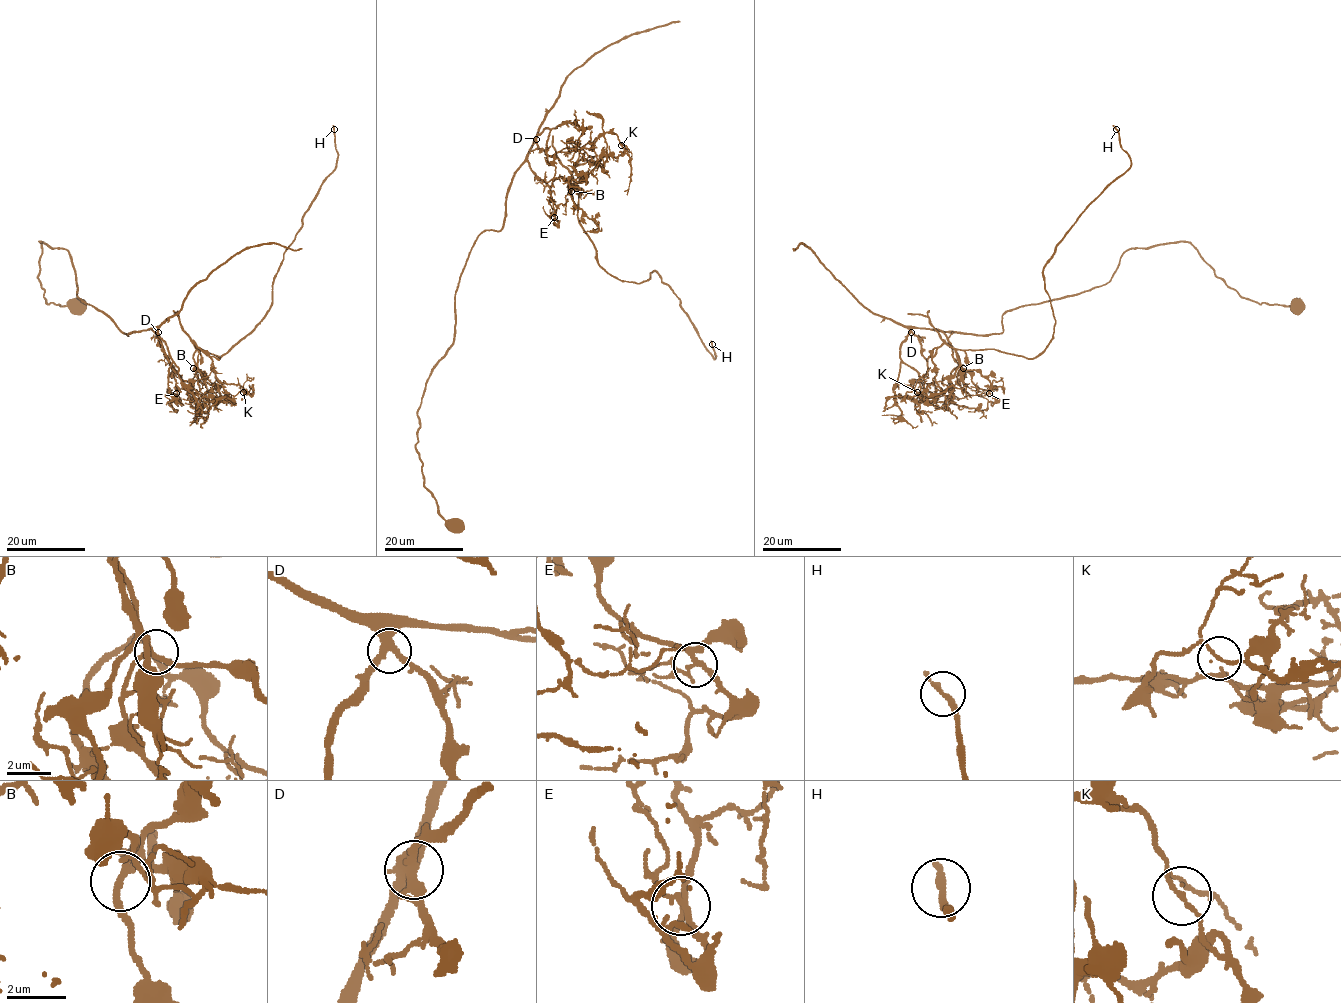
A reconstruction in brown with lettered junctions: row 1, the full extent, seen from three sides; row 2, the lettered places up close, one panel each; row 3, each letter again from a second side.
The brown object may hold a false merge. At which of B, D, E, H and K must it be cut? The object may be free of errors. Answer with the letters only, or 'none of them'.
K

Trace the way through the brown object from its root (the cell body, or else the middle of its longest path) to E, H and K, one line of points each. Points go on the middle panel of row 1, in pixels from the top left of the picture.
E: (455, 523), (415, 444), (459, 279), (526, 161), (554, 217)
H: (455, 523), (417, 412), (526, 161), (556, 205), (578, 185), (608, 273), (655, 271), (711, 344)
K: (455, 523), (425, 488), (415, 444), (471, 247), (501, 228), (535, 140), (548, 155), (606, 133), (621, 146)

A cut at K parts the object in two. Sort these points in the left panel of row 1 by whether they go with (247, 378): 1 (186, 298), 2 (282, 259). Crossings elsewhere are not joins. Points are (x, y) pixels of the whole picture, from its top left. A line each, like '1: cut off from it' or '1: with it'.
1: with it
2: cut off from it

